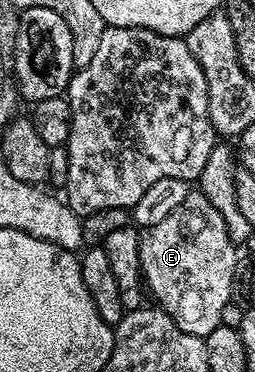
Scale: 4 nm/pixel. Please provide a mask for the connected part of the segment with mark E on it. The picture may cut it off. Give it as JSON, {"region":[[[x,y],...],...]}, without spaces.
{"region":[[[198,189],[193,190],[187,197],[183,205],[178,209],[174,209],[174,213],[170,213],[170,217],[158,221],[158,225],[150,225],[140,231],[140,268],[144,274],[144,282],[147,290],[157,299],[159,310],[165,311],[172,318],[174,325],[178,325],[178,329],[182,329],[182,333],[190,333],[197,335],[199,339],[204,340],[210,333],[214,333],[216,327],[221,326],[222,309],[228,302],[234,299],[234,288],[236,286],[236,268],[238,266],[237,244],[233,243],[232,238],[226,233],[226,221],[222,221],[222,213],[218,213],[218,209],[214,209],[214,205],[210,205],[208,198]]]}

